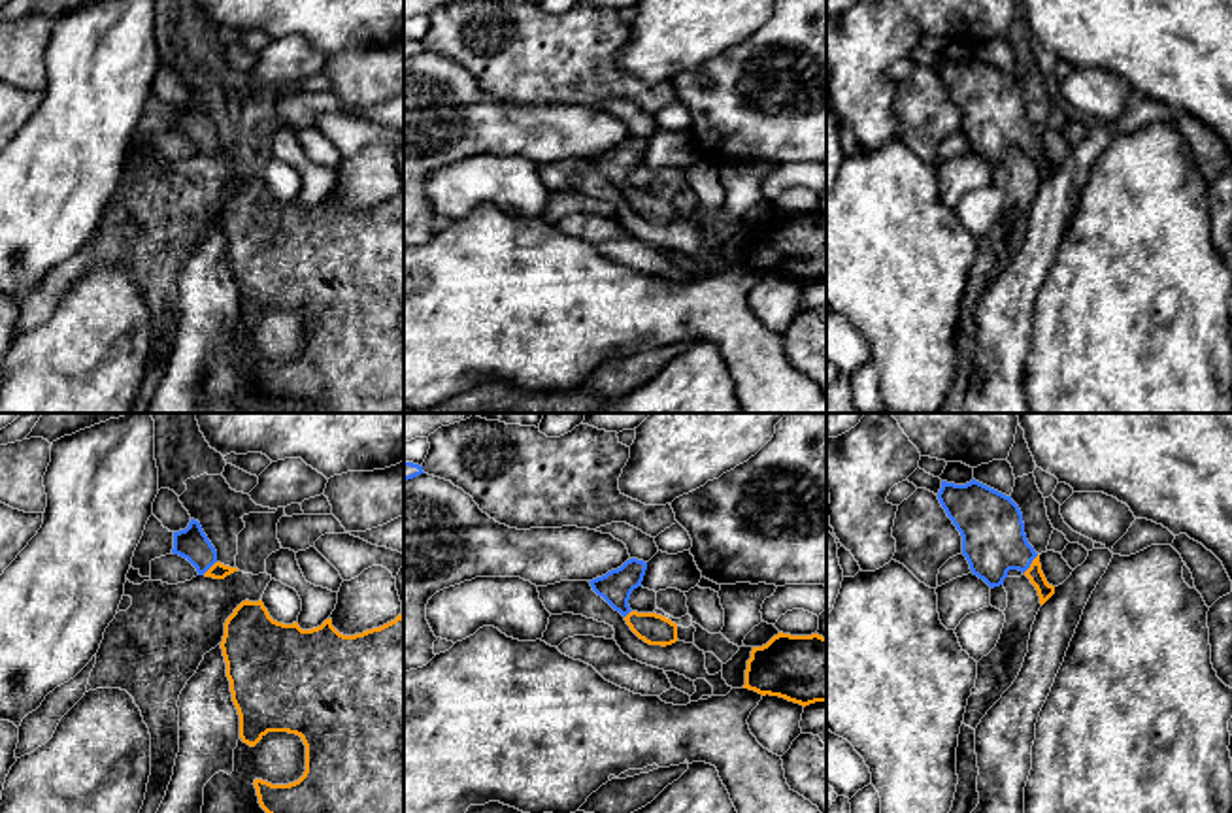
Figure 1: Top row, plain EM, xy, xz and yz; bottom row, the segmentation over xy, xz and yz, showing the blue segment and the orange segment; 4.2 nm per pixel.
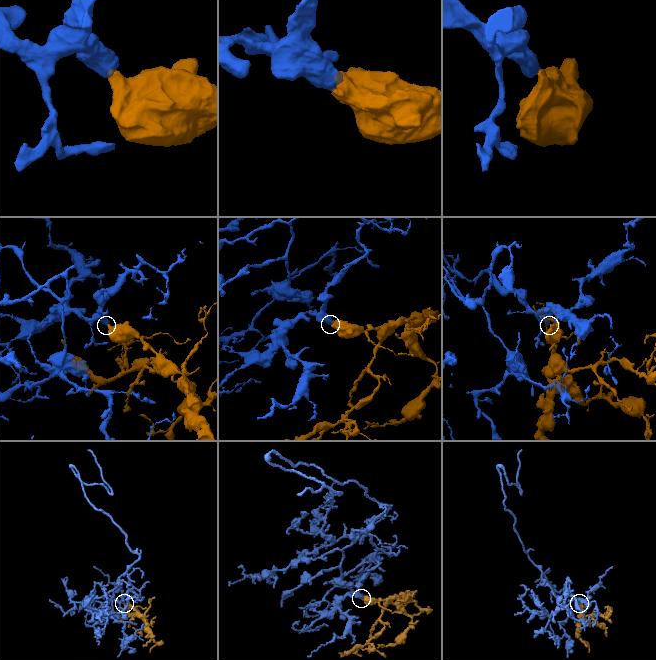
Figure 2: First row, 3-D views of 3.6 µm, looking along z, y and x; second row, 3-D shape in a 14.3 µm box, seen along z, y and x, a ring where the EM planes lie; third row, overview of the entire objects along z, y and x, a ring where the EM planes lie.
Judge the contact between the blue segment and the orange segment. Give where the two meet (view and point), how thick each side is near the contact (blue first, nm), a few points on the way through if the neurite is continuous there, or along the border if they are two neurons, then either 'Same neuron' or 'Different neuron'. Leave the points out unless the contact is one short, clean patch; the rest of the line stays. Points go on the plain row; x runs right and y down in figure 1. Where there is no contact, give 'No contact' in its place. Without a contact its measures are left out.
Touches blue at yz (1031, 140). Thickness 280 nm (blue) against 70 nm. Path across: yz (991, 102), (1031, 140), (1034, 151). Same neuron

